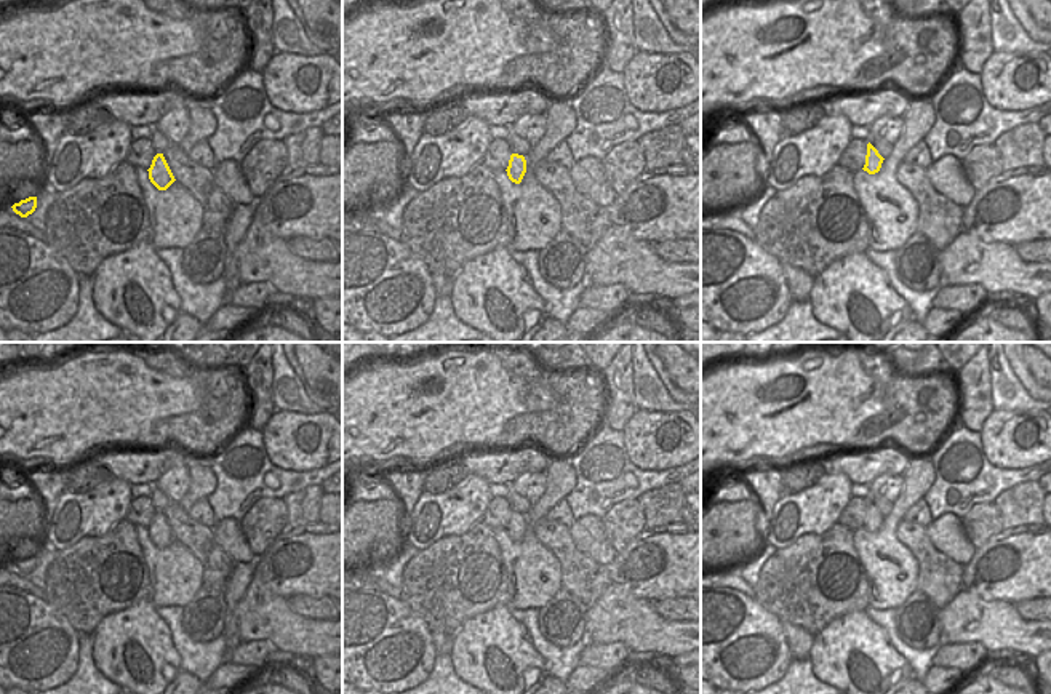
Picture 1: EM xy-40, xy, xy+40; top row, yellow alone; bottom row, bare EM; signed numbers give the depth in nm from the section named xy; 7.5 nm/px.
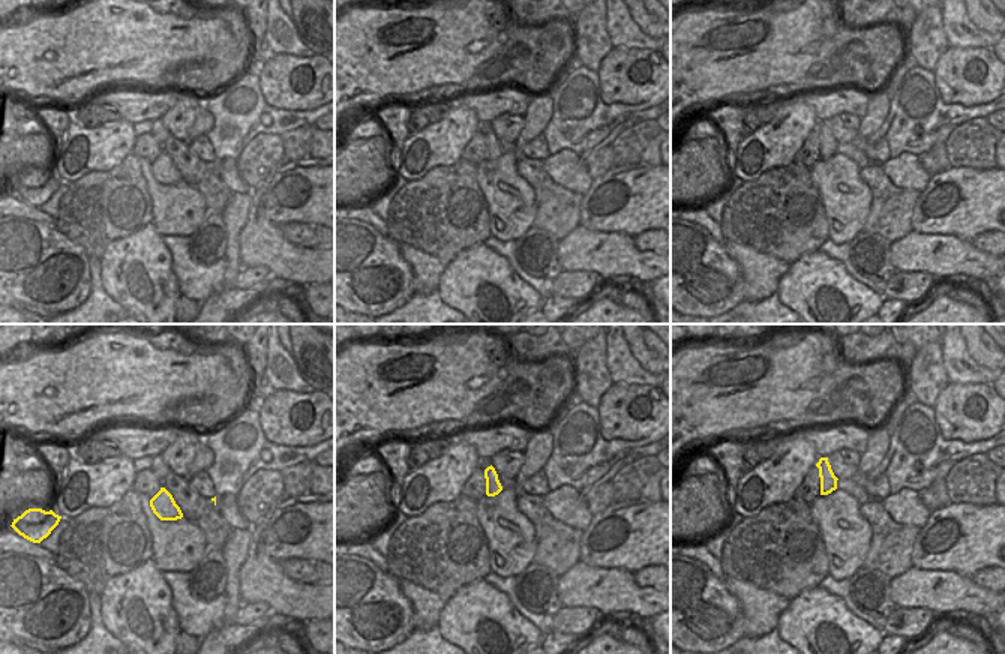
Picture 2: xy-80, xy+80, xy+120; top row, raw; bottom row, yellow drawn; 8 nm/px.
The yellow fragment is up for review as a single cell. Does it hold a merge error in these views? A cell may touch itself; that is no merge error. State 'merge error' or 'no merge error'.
no merge error

